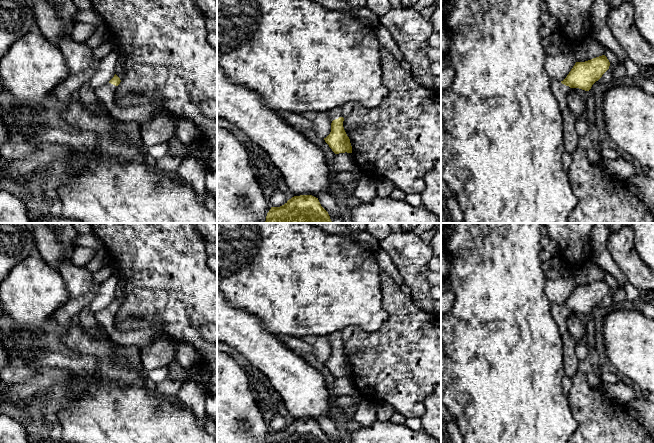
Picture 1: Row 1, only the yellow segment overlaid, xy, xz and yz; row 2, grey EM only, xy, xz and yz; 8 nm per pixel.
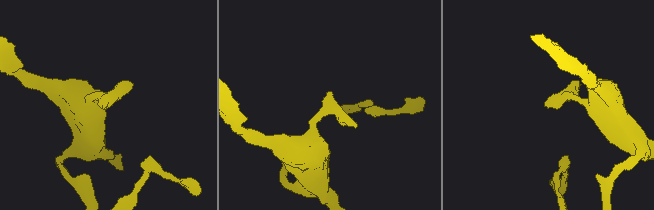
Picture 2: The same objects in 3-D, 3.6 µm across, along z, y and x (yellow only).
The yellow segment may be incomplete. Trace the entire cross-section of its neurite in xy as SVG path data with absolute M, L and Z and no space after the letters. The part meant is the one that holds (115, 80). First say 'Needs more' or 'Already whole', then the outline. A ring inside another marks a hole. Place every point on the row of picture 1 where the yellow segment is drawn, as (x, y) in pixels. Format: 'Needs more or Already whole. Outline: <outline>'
Needs more. Outline: M115 74L108 83L94 89L94 92L113 117L119 121L134 121L141 126L141 140L146 148L169 142L179 118L165 111L153 112L148 104L133 105L127 110L119 108L114 102L114 95L120 82Z

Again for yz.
Needs more. Outline: M602 55L585 62L576 62L563 81L550 79L551 90L559 102L560 110L563 111L567 107L566 96L571 88L589 91L609 66L609 60Z

